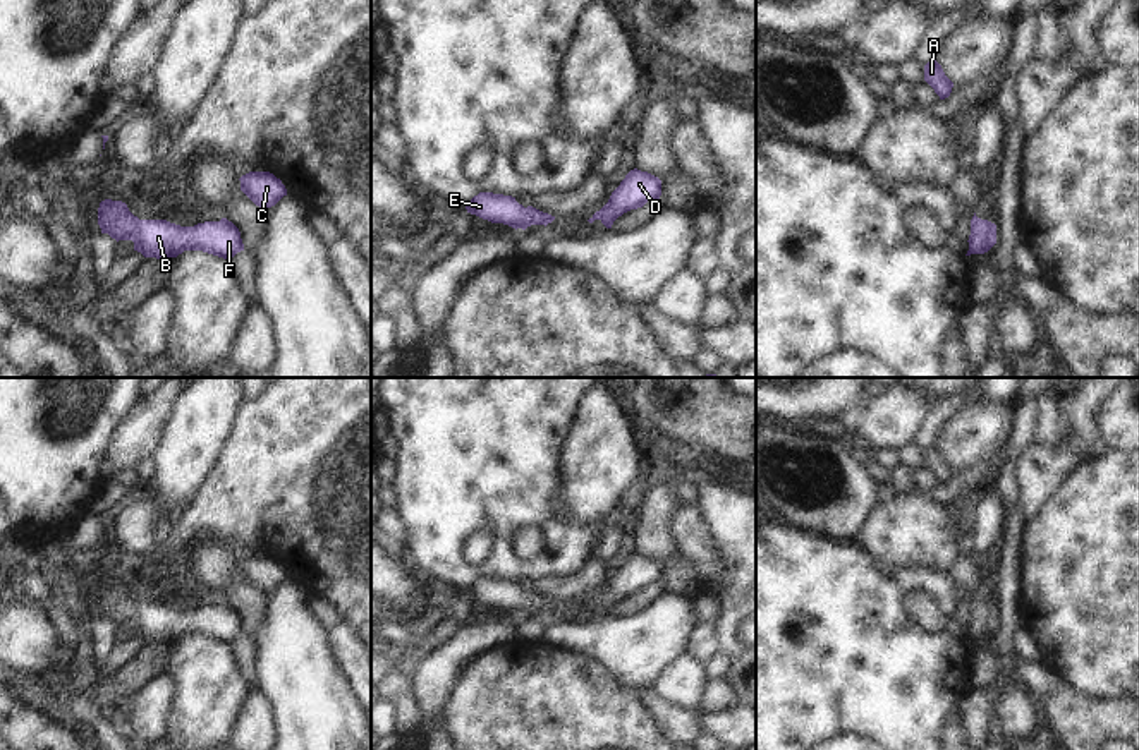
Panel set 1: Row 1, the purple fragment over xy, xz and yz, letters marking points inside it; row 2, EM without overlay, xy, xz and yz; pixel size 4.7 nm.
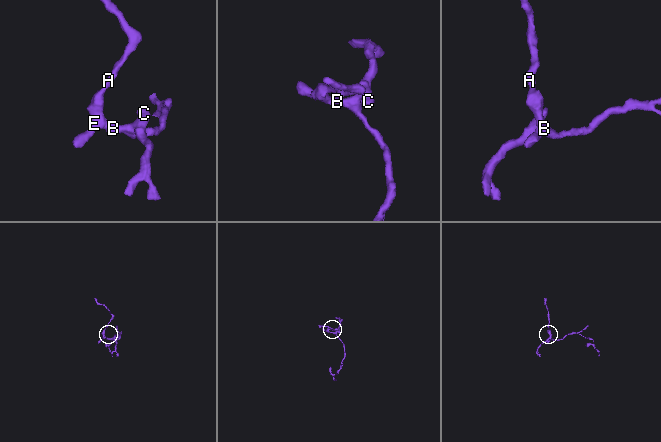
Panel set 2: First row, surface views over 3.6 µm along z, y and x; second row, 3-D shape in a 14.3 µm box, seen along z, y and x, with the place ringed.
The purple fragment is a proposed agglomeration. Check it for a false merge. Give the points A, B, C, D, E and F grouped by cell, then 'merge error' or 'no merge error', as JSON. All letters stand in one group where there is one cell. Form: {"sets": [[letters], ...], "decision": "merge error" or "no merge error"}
{"sets": [["A", "B", "C", "D", "E", "F"]], "decision": "no merge error"}

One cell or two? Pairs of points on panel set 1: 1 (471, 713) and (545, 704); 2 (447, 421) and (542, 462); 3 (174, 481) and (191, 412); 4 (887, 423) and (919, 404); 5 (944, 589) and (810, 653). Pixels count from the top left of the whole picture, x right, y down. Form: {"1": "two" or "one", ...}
{"1": "one", "2": "one", "3": "one", "4": "one", "5": "one"}

